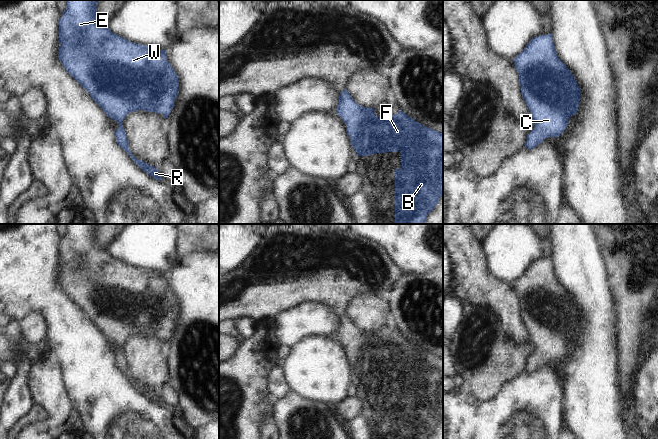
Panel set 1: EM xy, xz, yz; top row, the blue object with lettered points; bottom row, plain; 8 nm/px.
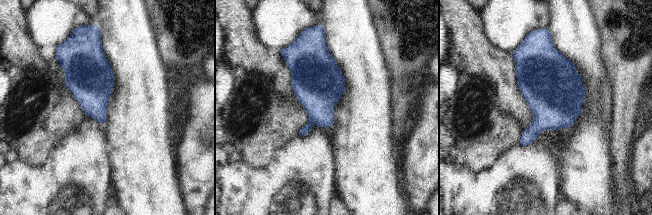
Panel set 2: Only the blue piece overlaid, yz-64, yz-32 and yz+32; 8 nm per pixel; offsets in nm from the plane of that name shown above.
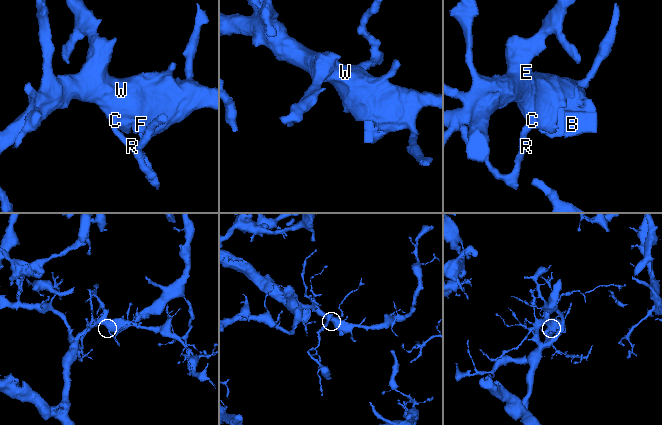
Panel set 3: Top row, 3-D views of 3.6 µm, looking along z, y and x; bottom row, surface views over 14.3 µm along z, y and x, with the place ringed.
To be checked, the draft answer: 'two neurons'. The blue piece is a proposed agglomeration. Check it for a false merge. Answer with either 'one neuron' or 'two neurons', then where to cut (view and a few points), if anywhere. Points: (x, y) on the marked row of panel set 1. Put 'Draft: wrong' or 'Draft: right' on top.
Draft: wrong
one neuron | no cut

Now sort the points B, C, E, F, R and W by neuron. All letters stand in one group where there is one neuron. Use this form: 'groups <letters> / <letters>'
groups B C E F R W

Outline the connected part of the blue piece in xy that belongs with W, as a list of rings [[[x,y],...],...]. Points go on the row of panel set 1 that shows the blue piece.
[[[66,0],[66,2],[66,9],[59,19],[59,60],[107,116],[119,123],[118,129],[115,130],[119,146],[144,172],[156,180],[162,180],[155,166],[133,156],[122,121],[129,113],[139,110],[162,113],[168,118],[178,95],[179,80],[167,61],[166,50],[133,43],[114,34],[96,18],[96,5],[99,0]]]

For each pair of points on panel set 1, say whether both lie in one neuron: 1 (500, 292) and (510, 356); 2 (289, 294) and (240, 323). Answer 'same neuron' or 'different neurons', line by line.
1: different neurons
2: different neurons

